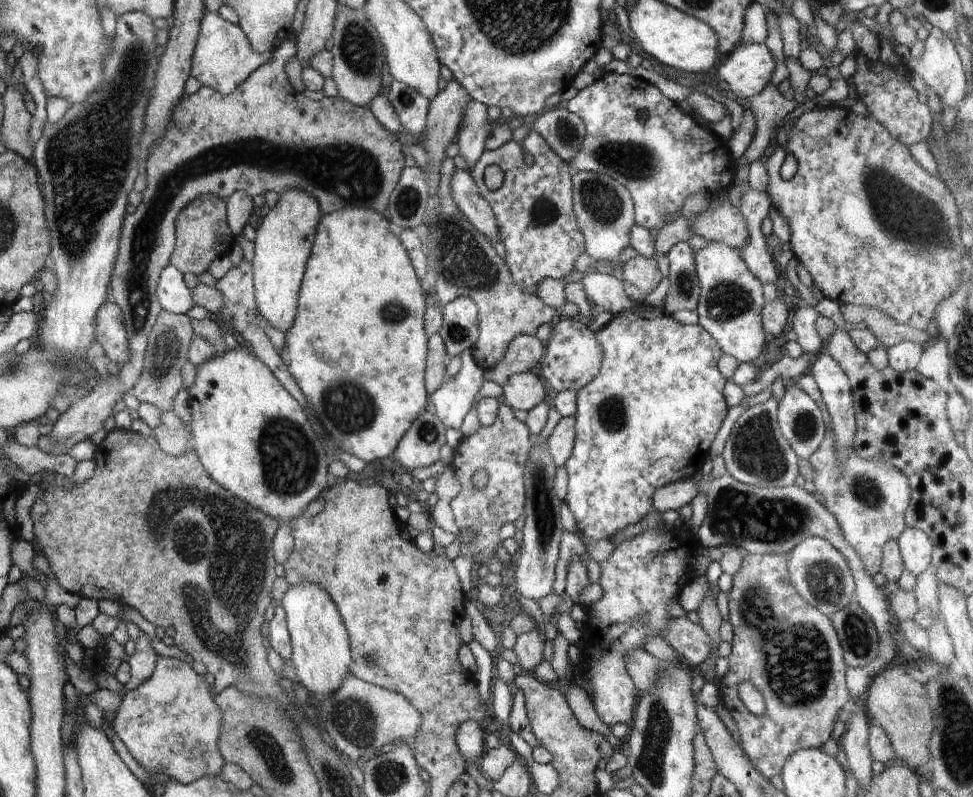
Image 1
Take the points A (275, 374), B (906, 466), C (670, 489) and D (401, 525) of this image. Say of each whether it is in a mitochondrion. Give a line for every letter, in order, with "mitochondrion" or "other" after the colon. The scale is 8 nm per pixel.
A: other
B: other
C: other
D: other

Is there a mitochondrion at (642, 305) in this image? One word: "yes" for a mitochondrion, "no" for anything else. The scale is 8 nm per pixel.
no

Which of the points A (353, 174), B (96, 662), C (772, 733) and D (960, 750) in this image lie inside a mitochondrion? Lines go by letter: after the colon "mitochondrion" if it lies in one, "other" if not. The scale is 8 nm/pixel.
A: mitochondrion
B: other
C: other
D: mitochondrion

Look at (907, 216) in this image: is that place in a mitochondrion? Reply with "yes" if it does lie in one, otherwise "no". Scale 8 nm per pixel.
yes

